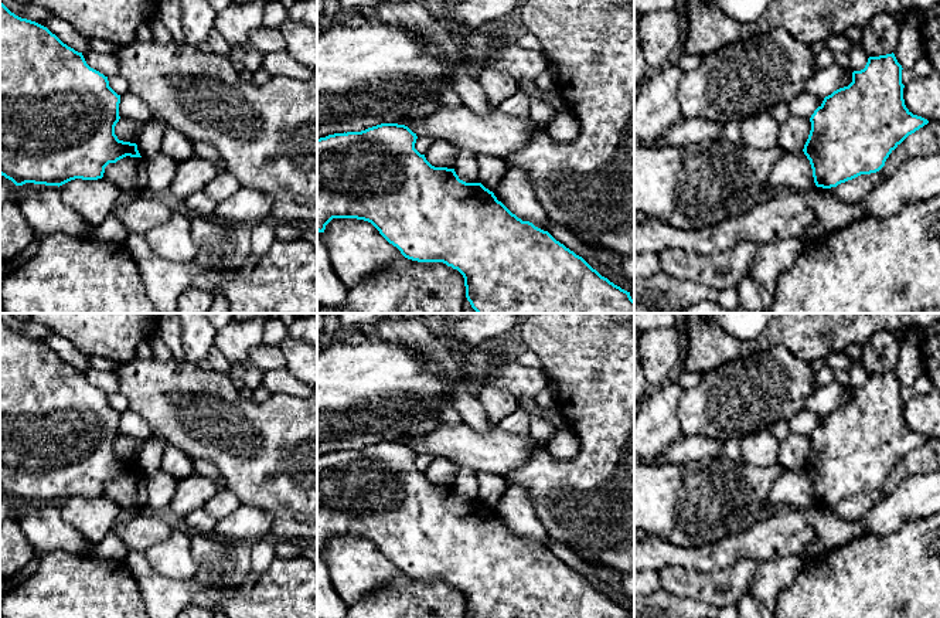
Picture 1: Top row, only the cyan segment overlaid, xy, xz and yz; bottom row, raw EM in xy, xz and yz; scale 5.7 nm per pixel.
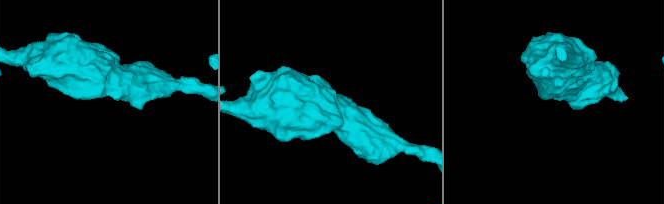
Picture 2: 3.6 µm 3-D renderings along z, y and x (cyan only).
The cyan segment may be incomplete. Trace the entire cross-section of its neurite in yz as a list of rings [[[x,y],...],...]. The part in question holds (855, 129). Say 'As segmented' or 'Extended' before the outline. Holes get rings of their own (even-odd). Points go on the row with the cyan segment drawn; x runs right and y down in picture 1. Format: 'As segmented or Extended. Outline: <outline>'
As segmented. Outline: [[[893,52],[869,57],[848,86],[825,96],[814,111],[803,152],[817,187],[879,172],[909,135],[929,123],[906,108],[902,69]]]

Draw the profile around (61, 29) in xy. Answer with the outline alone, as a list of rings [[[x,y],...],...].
[[[51,17],[44,21],[45,27],[55,34],[64,44],[78,52],[91,50],[89,40],[78,33],[68,21],[59,17]]]

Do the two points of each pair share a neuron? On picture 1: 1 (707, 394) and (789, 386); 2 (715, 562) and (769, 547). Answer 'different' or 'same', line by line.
1: same
2: same

